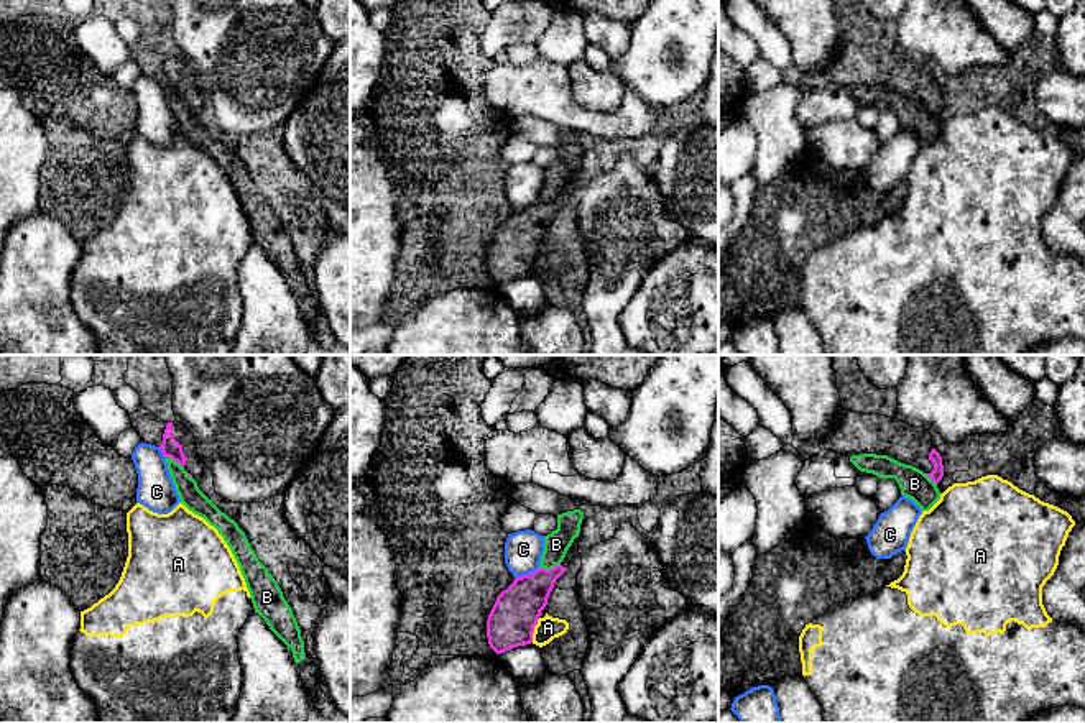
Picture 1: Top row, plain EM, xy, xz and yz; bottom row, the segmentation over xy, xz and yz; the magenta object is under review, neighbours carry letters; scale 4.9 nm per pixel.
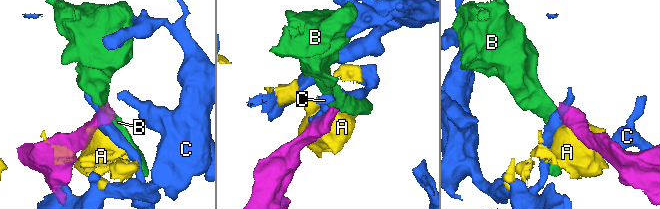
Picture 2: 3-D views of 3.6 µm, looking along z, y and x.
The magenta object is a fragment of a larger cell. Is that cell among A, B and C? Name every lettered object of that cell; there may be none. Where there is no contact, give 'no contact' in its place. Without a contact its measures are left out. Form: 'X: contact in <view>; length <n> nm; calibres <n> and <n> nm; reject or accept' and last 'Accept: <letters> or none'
A: contact in xz; length 130 nm; calibres 220 and 120 nm; reject
B: contact in xz; length 110 nm; calibres 220 and 130 nm; reject
C: contact in xz; length 130 nm; calibres 220 and 190 nm; reject
Accept: none

